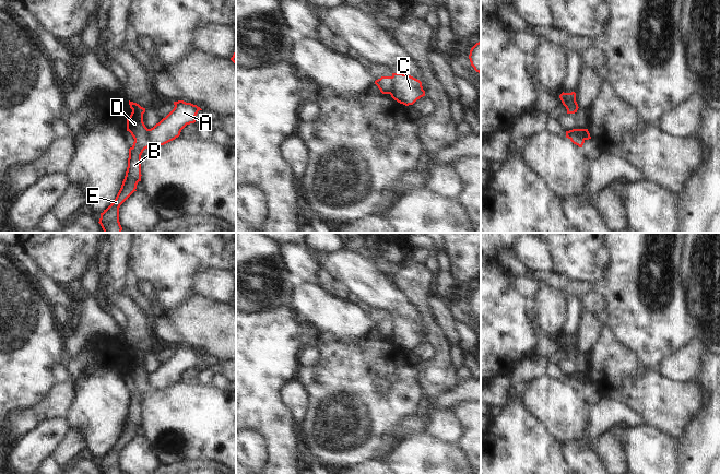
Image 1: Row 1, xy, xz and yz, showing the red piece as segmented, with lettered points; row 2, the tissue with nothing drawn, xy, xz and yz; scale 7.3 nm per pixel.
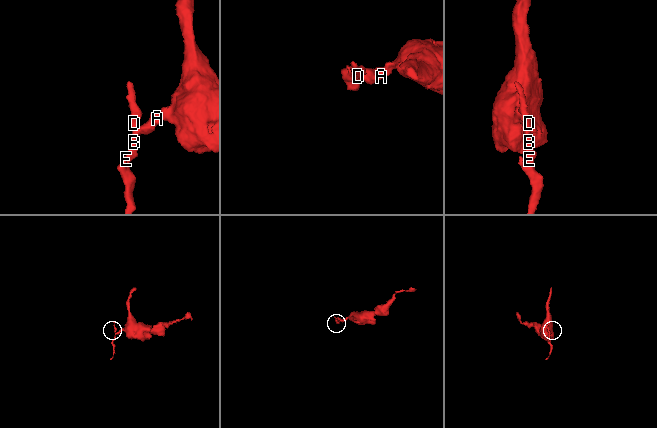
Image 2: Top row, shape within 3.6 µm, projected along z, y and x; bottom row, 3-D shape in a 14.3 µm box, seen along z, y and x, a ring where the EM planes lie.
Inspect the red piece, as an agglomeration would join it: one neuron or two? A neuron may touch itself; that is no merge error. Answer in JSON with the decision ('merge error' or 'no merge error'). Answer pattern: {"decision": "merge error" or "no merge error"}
{"decision": "merge error"}

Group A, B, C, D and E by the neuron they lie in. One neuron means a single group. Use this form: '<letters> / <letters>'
A C / B D E

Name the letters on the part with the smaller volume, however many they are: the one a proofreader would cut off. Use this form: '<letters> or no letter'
B, D, E

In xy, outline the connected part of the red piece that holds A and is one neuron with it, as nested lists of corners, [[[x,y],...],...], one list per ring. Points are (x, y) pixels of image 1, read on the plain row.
[[[184,345],[174,346],[174,349],[174,354],[165,363],[149,374],[151,391],[164,390],[178,382],[187,369],[196,367],[198,356],[202,355],[197,349]]]

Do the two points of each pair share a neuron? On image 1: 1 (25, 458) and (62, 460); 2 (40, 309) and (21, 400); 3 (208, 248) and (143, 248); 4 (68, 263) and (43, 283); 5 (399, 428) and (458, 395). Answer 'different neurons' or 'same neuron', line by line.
1: different neurons
2: same neuron
3: same neuron
4: different neurons
5: same neuron

